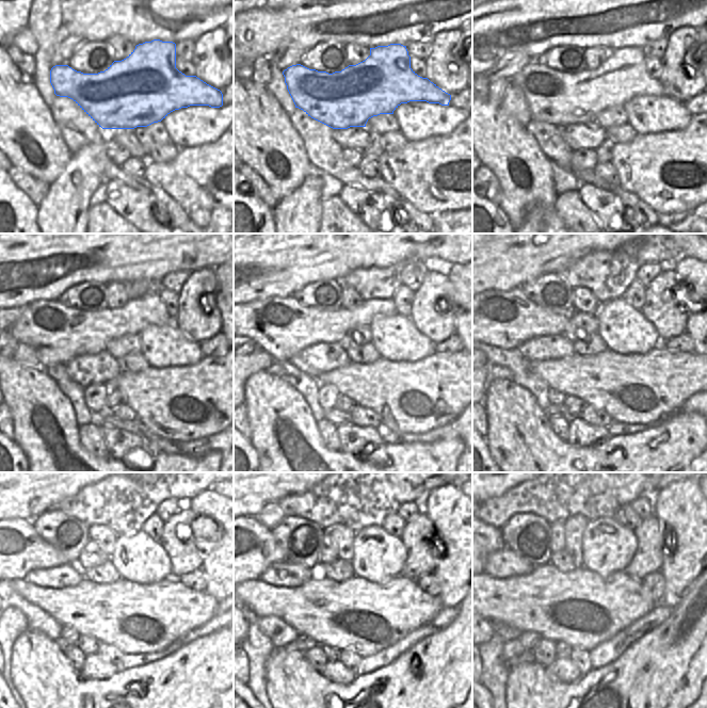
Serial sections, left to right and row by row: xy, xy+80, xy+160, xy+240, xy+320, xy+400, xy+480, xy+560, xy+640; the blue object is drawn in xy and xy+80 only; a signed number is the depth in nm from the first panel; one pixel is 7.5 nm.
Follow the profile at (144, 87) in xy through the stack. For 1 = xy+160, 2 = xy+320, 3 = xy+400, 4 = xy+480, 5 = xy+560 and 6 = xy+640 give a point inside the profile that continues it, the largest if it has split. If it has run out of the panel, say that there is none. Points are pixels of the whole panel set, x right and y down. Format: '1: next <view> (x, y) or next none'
1: next xy+160 (555, 97)
2: next xy+320 (282, 326)
3: next xy+400 (504, 319)
4: next xy+480 (16, 549)
5: next xy+560 (255, 548)
6: next xy+640 (494, 542)

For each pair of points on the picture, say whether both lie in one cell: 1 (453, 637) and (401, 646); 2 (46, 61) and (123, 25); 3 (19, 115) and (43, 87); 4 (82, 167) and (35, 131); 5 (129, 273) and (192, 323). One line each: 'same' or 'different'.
1: different
2: different
3: different
4: different
5: different

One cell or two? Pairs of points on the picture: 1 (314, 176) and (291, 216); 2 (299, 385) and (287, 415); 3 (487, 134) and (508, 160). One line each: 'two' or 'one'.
1: one
2: two
3: one

